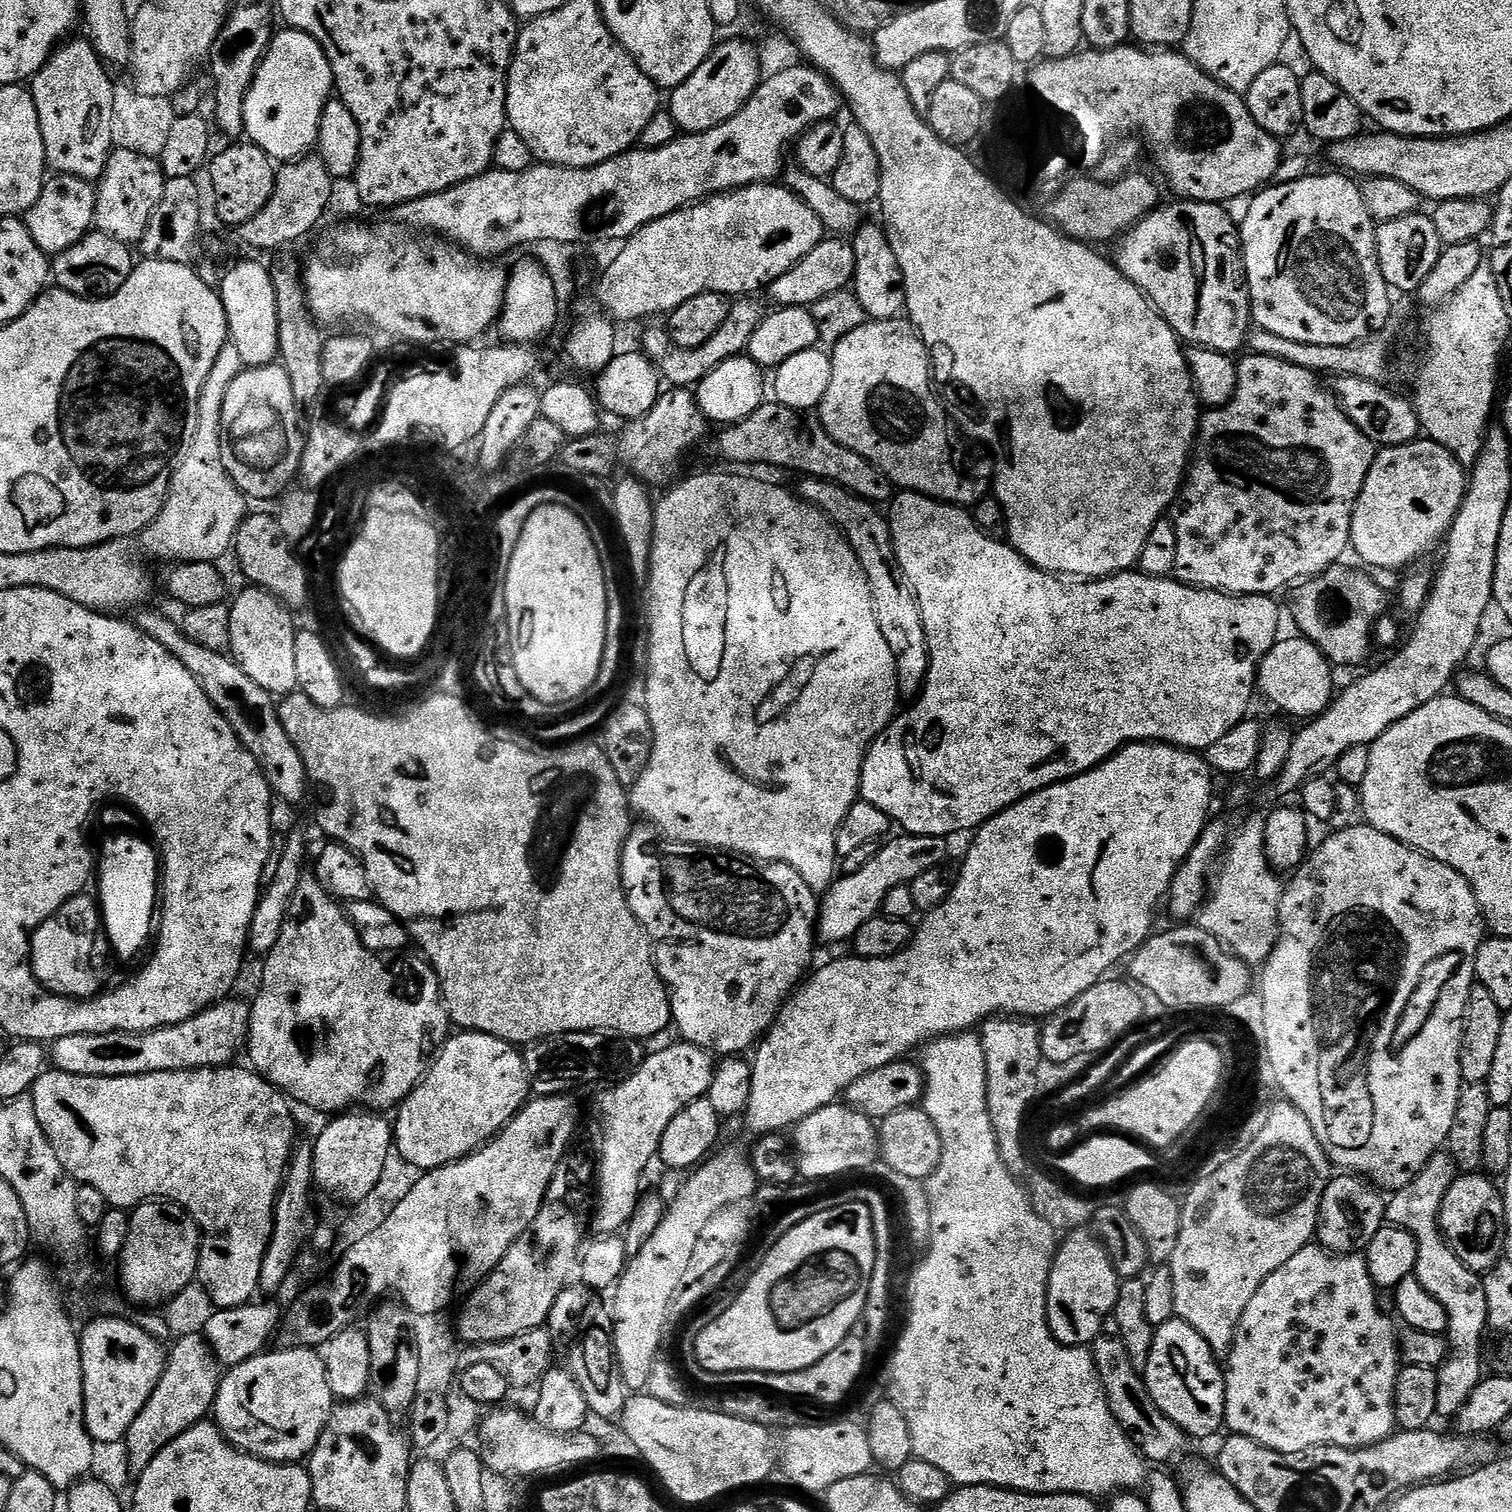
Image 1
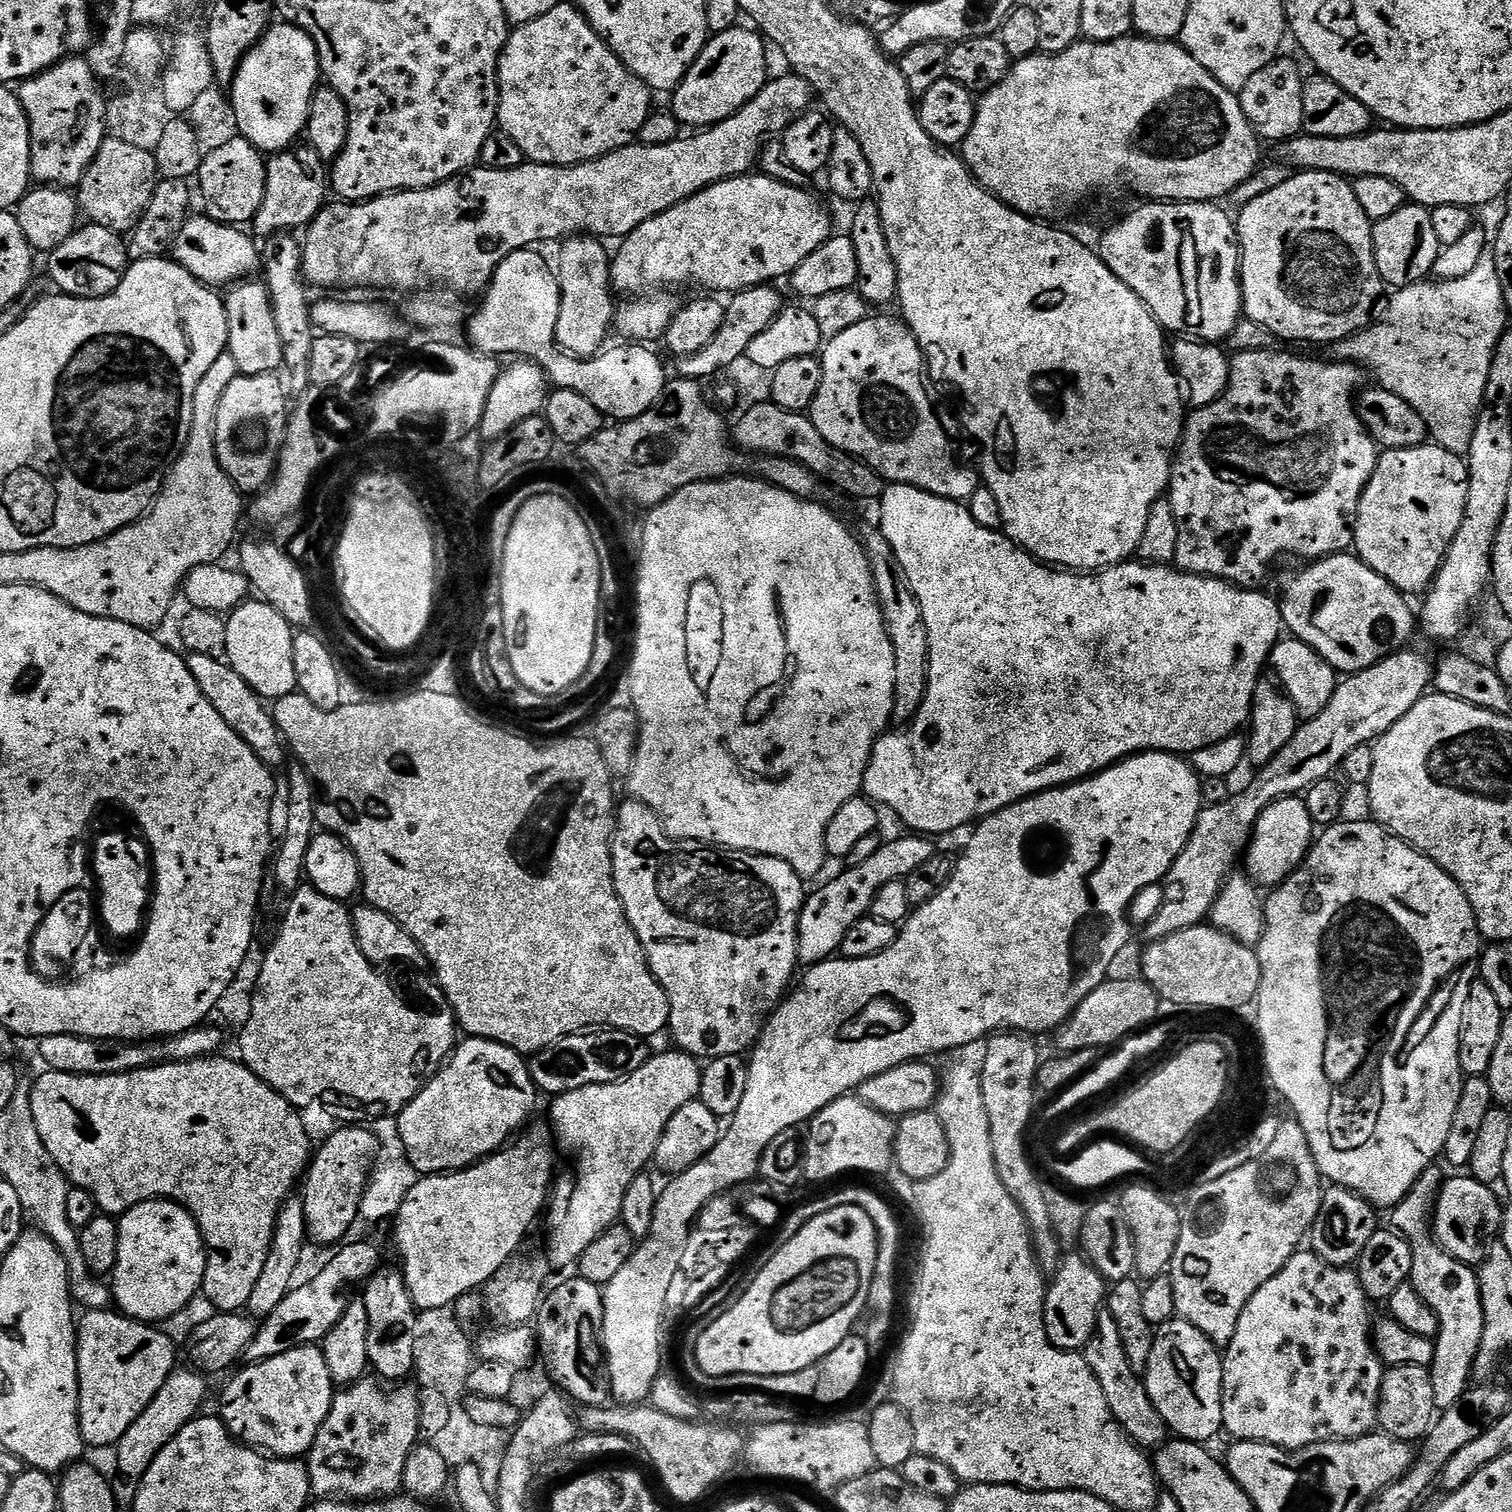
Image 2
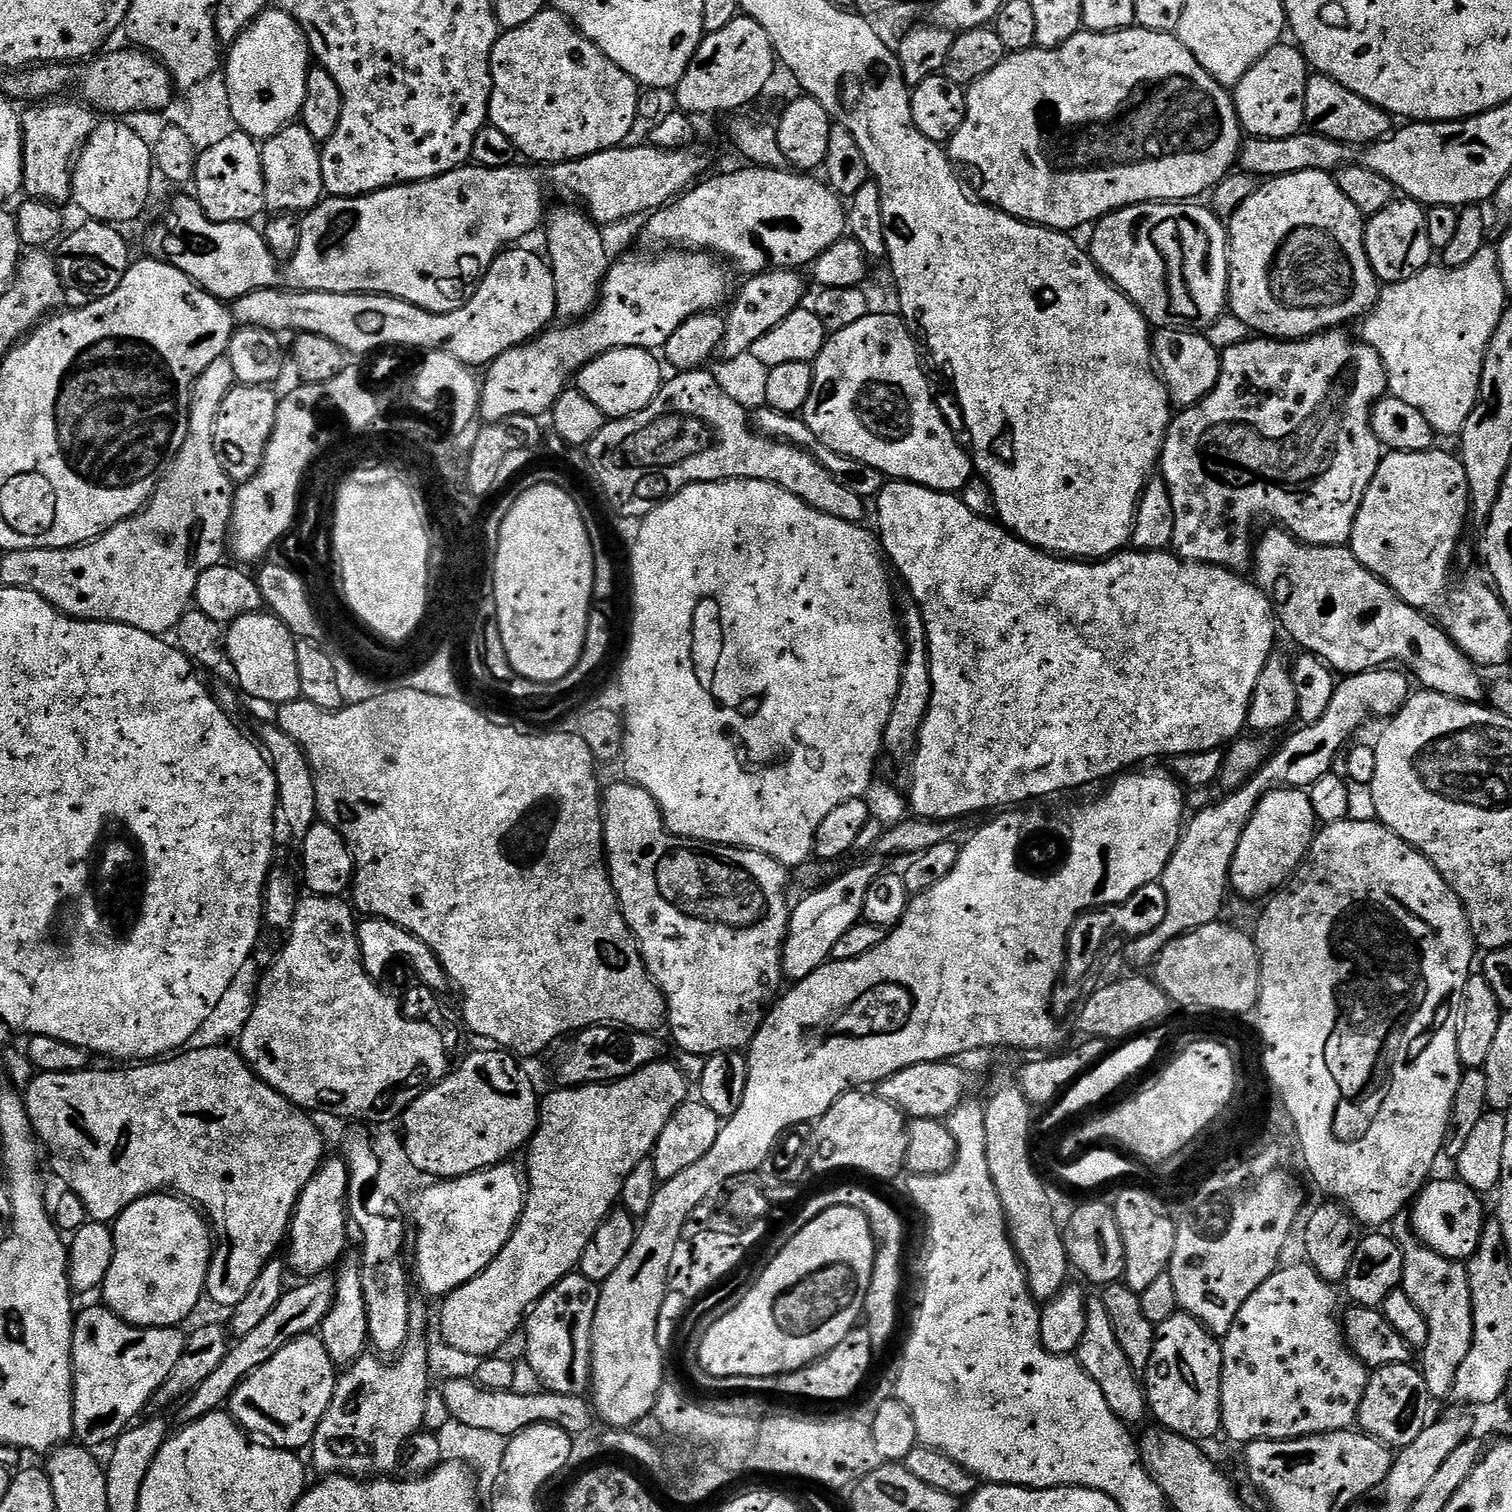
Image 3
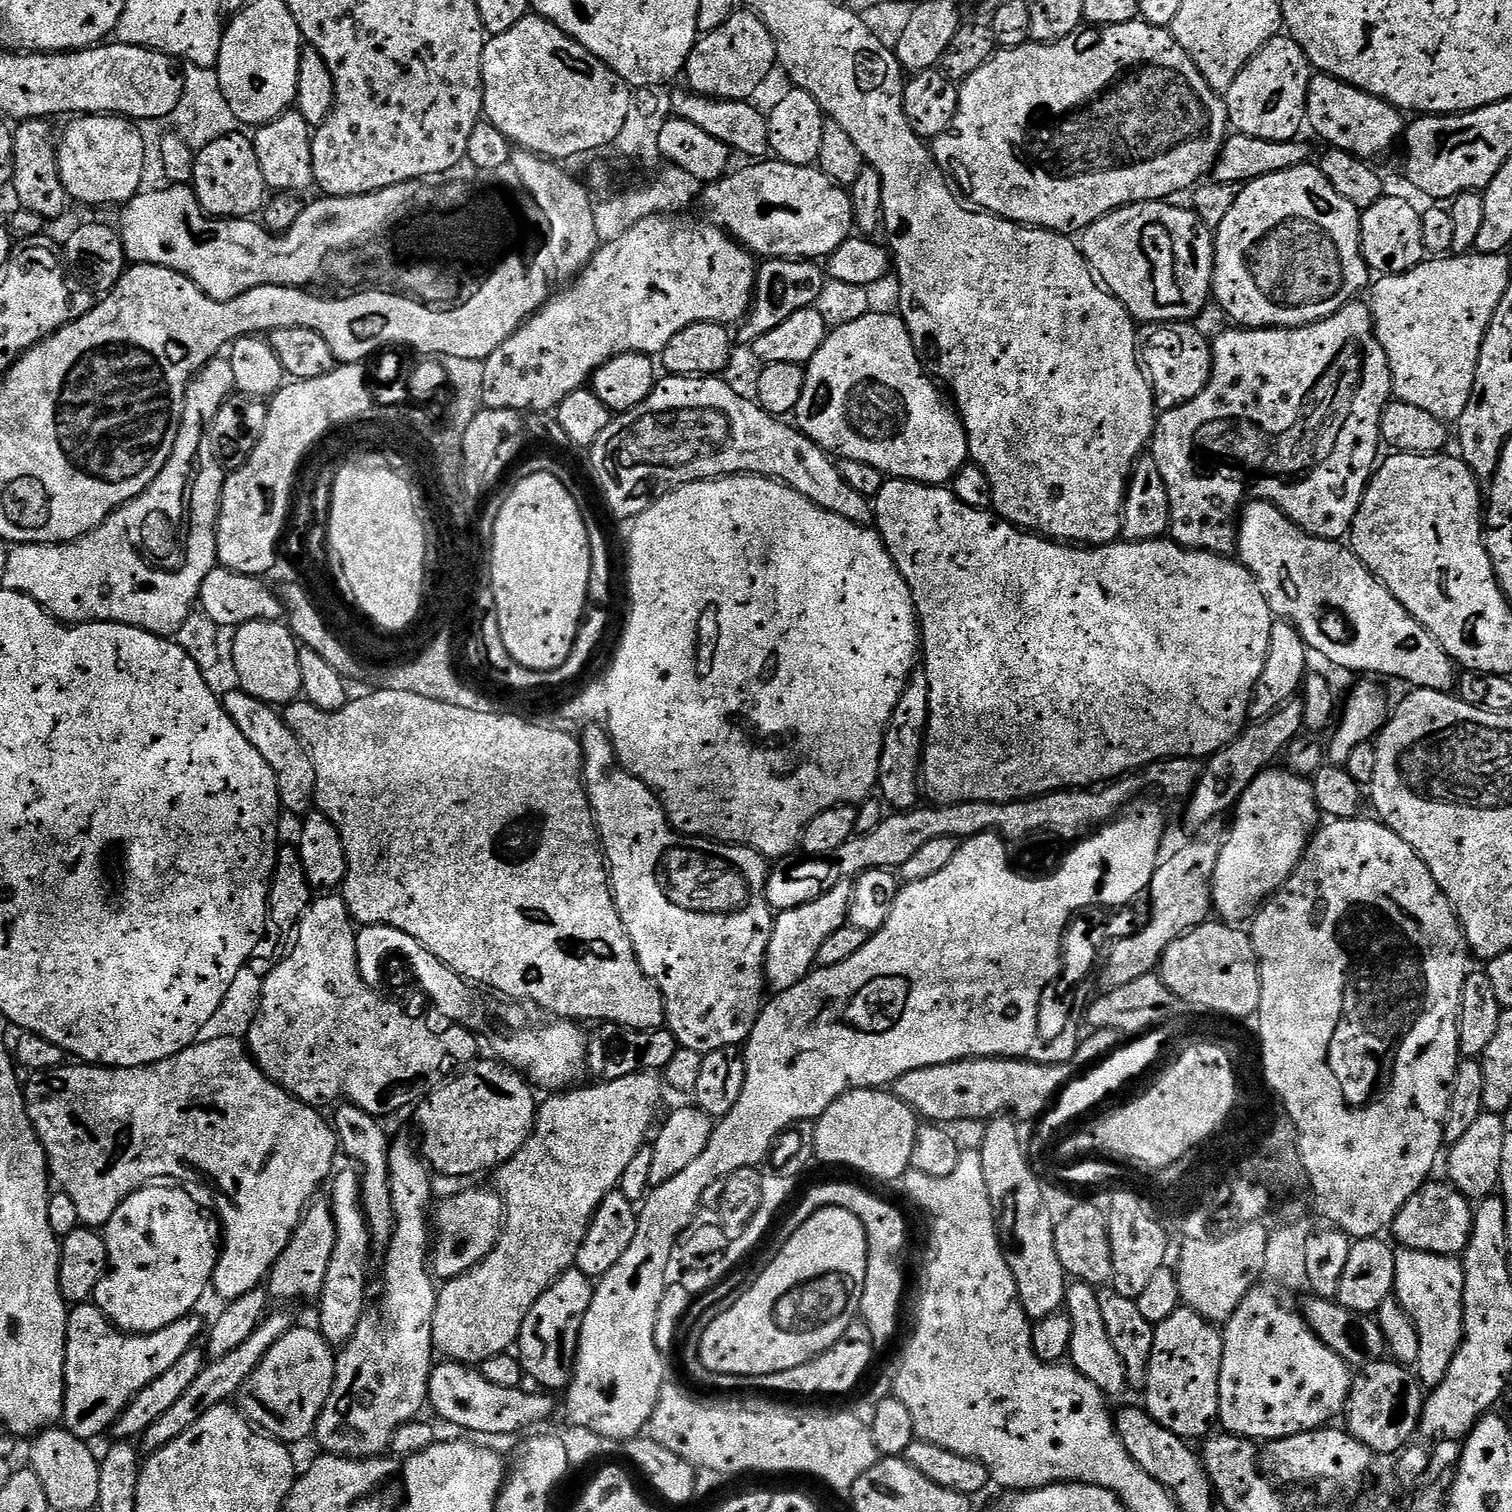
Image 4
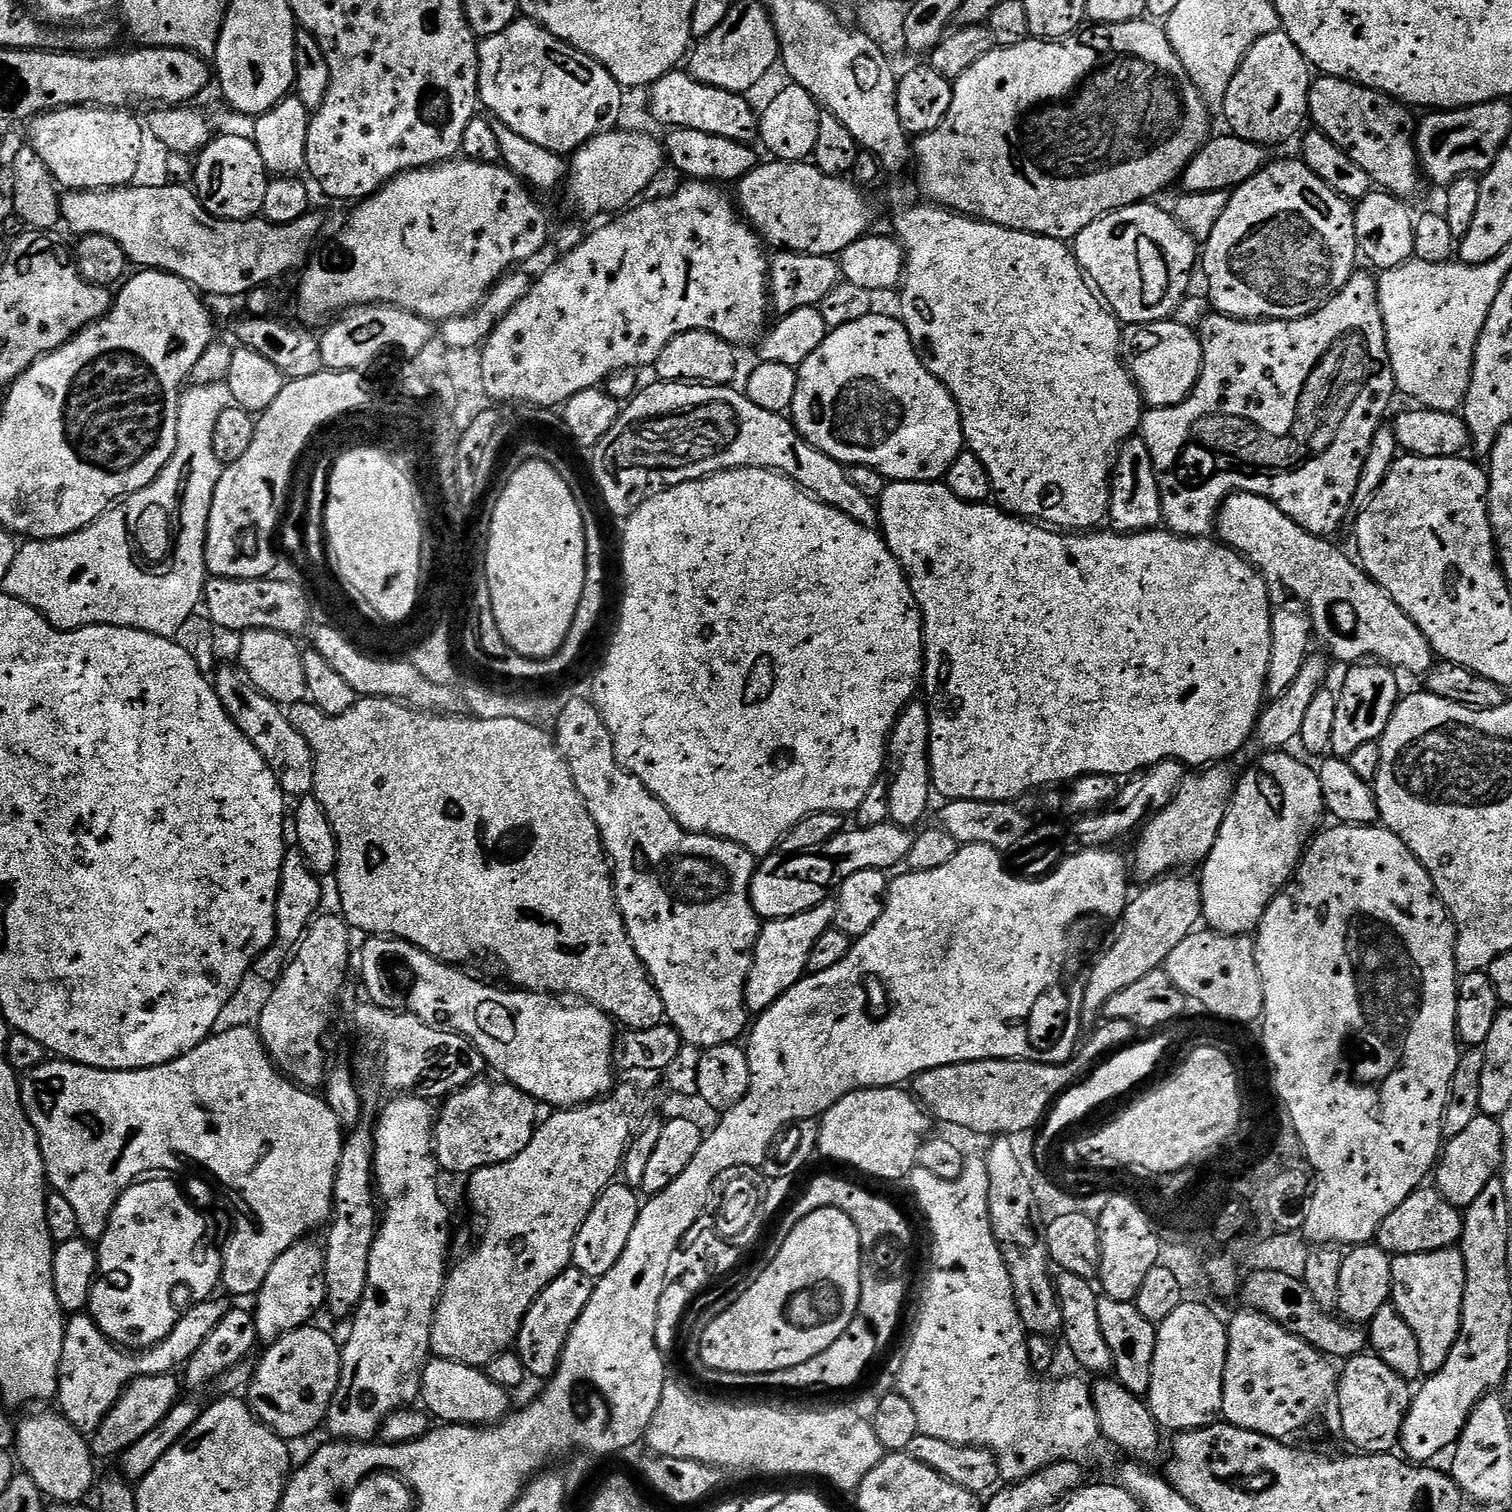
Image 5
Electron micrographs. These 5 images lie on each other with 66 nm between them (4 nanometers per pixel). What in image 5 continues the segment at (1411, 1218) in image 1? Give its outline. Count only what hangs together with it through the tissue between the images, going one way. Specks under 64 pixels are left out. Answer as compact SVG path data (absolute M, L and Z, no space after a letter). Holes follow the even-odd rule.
M1443 1248L1437 1252L1406 1254L1392 1261L1391 1304L1398 1314L1414 1330L1418 1338L1418 1354L1422 1354L1422 1373L1430 1377L1450 1358L1458 1330L1462 1322L1464 1301L1464 1259L1458 1250Z

